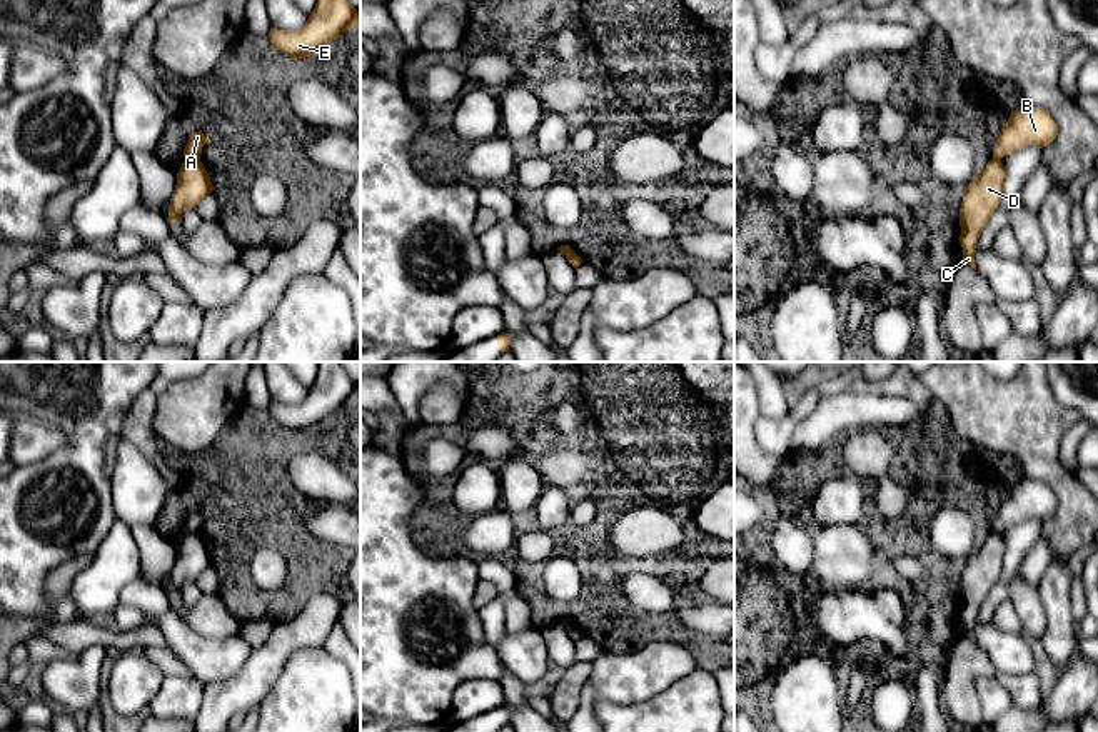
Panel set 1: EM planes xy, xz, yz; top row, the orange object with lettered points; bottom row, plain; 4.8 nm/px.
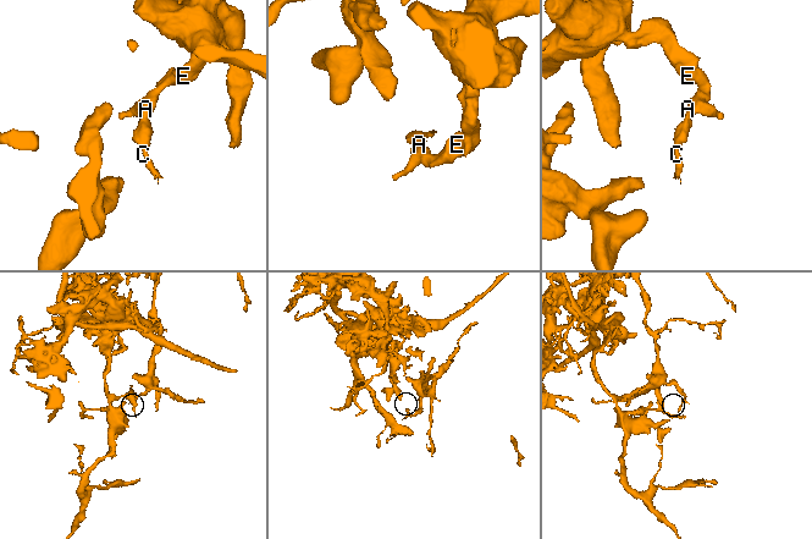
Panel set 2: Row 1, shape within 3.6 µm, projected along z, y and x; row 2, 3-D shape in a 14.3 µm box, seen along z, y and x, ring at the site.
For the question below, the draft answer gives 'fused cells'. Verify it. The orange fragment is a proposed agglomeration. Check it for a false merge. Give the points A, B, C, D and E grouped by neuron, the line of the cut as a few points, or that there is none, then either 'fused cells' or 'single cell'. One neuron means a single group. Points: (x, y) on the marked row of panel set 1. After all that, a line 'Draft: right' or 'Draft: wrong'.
A B E / C D; cut in xy along (187, 157), (199, 160); fused cells
Draft: right

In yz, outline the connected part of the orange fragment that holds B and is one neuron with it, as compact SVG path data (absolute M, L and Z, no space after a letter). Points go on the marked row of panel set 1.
M1021 103L1011 112L1008 122L996 135L993 157L1003 157L1030 145L1040 148L1050 145L1058 135L1058 127L1048 110L1028 103Z

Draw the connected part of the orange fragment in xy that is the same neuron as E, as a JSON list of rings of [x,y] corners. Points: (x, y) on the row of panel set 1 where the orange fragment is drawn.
[[[317,0],[300,30],[270,28],[270,43],[294,62],[322,55],[324,48],[340,33],[360,23],[360,13],[349,0]]]

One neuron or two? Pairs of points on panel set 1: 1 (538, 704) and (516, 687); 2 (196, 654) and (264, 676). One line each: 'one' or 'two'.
1: two
2: two

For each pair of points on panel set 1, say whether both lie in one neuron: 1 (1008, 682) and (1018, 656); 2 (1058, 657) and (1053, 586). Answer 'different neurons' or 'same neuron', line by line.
1: different neurons
2: same neuron

